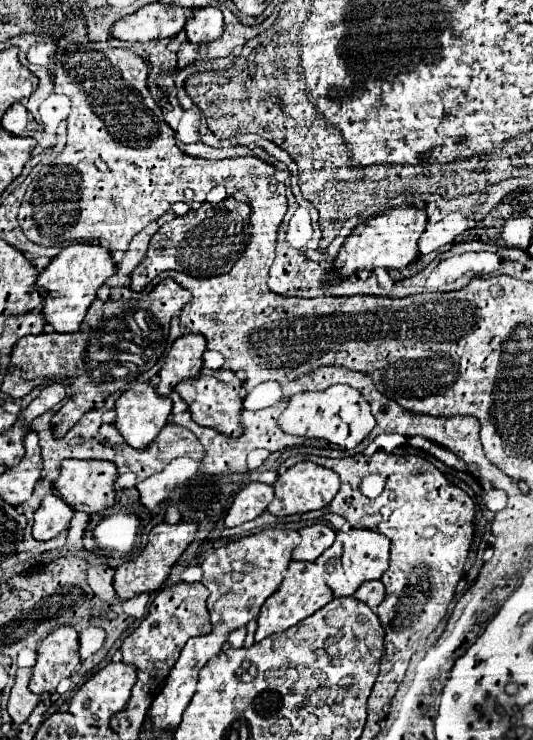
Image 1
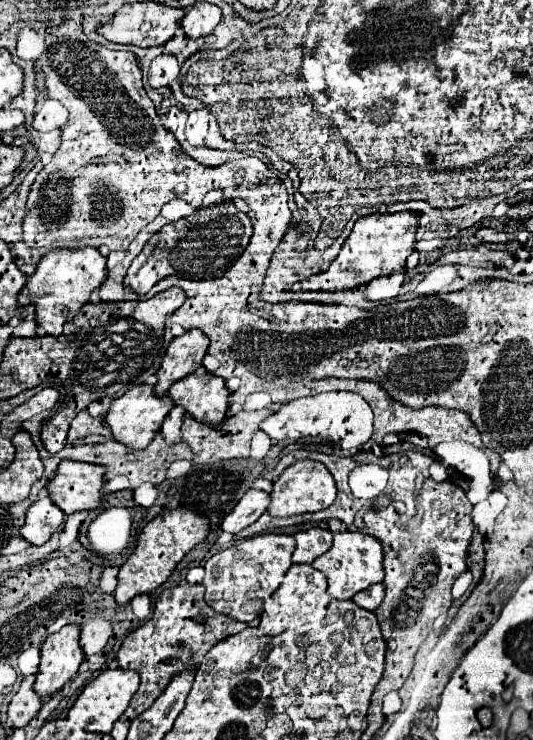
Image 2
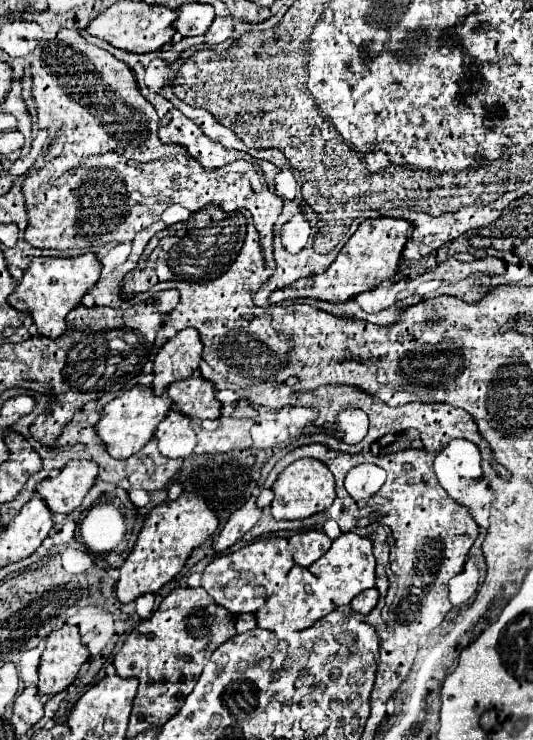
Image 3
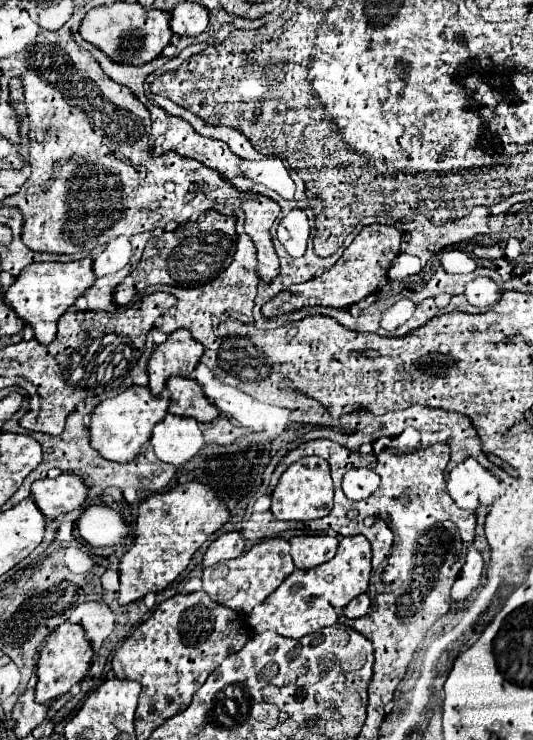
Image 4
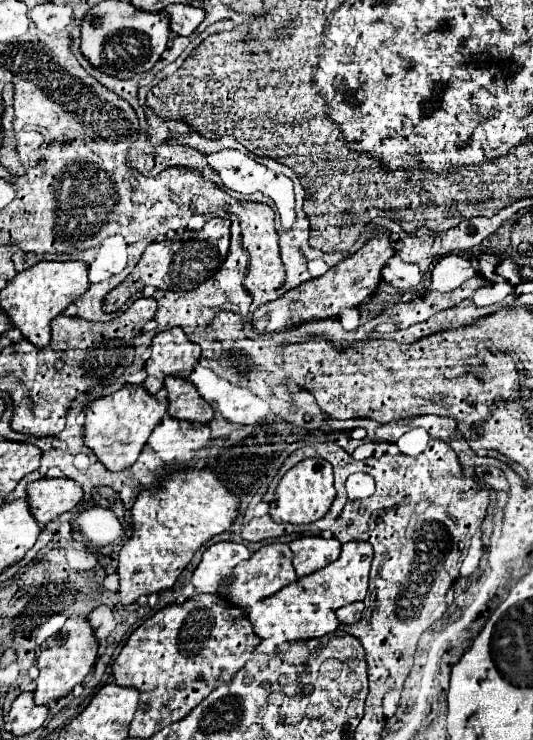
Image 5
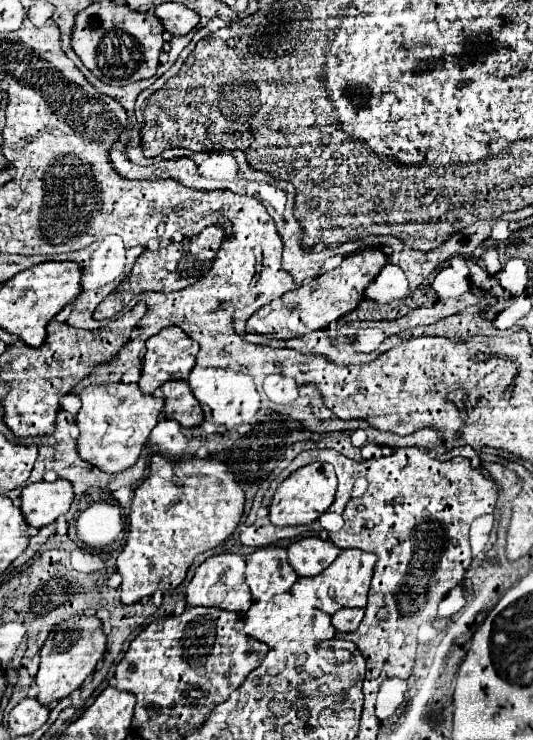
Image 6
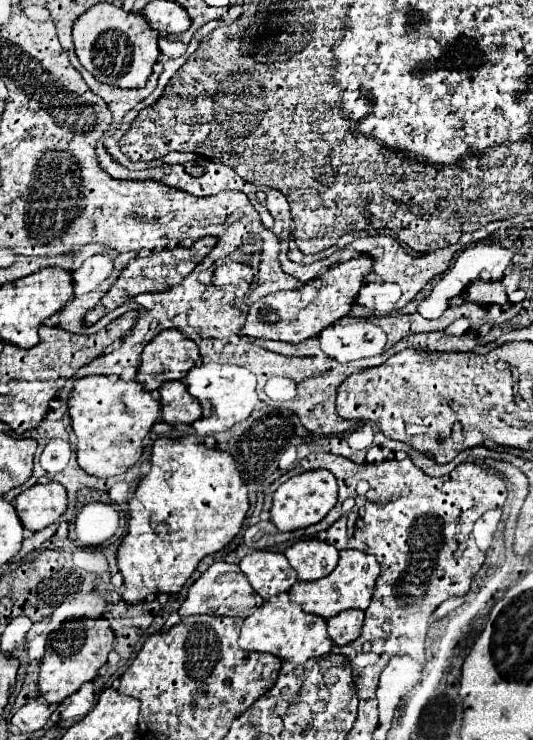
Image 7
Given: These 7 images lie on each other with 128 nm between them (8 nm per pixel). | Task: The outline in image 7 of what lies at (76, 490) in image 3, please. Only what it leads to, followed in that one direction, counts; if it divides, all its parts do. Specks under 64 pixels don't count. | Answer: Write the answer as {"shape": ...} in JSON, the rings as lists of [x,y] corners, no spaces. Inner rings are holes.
{"shape":[[[50,482],[44,486],[36,484],[14,500],[14,508],[24,528],[32,532],[38,532],[54,524],[66,512],[66,506],[66,488],[58,482]]]}

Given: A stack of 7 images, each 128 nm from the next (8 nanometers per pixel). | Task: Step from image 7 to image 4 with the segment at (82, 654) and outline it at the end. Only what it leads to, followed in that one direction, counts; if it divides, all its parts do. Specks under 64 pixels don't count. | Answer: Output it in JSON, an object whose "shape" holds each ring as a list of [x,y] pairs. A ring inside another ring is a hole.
{"shape":[[[64,622],[60,624],[52,634],[48,644],[42,648],[40,658],[38,658],[38,684],[36,684],[36,702],[48,704],[50,700],[66,694],[76,682],[80,682],[90,668],[90,660],[92,660],[92,646],[88,644],[86,636],[84,636],[84,628],[80,628],[80,624],[70,624]]]}

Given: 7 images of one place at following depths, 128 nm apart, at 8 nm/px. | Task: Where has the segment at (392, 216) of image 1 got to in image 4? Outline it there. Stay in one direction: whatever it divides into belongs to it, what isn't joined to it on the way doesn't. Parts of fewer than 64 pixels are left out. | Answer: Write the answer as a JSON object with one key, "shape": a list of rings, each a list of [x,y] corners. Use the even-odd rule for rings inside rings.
{"shape":[[[384,224],[364,226],[330,270],[326,270],[320,278],[294,284],[288,290],[276,294],[272,300],[268,300],[262,306],[262,314],[270,318],[270,316],[298,310],[302,306],[320,304],[320,306],[332,306],[332,308],[348,308],[360,302],[368,294],[378,292],[384,286],[384,282],[388,282],[388,270],[392,260],[400,254],[400,244],[402,244],[402,232],[398,228],[384,226]]]}

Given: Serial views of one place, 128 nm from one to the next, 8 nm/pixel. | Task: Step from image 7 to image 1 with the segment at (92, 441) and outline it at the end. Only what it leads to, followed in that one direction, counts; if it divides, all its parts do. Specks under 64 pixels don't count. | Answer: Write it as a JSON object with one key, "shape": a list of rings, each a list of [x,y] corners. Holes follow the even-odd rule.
{"shape":[[[148,382],[144,384],[134,384],[130,390],[126,390],[118,402],[116,402],[116,412],[118,418],[114,422],[114,426],[120,430],[120,434],[126,438],[126,442],[132,448],[144,448],[148,446],[158,434],[160,430],[166,426],[168,416],[172,414],[172,400],[164,398],[156,392],[156,388]]]}

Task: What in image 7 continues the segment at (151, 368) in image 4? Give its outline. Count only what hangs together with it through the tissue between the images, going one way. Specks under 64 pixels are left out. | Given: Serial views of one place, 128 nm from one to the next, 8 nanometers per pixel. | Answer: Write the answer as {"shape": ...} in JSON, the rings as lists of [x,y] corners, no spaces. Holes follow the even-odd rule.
{"shape":[[[176,328],[162,330],[146,344],[136,382],[152,392],[168,380],[182,380],[198,358],[198,346],[190,338]]]}

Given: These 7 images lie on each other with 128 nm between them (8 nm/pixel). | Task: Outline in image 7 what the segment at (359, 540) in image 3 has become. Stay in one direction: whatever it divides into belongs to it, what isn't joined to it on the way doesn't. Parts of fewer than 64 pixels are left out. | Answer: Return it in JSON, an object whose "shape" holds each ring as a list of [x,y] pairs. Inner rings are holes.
{"shape":[[[340,550],[340,560],[332,574],[314,582],[296,582],[292,586],[292,596],[296,604],[302,606],[304,612],[316,612],[318,616],[324,616],[328,620],[342,610],[350,610],[350,608],[366,610],[370,606],[370,598],[378,574],[380,574],[380,564],[374,556],[364,554],[360,550]]]}

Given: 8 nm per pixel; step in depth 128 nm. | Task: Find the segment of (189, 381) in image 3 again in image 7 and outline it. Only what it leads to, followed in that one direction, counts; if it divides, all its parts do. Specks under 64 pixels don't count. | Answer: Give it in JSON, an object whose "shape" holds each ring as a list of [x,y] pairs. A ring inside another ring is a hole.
{"shape":[[[164,382],[160,388],[160,404],[162,404],[162,420],[178,426],[190,426],[198,418],[202,418],[200,402],[188,392],[182,382]]]}

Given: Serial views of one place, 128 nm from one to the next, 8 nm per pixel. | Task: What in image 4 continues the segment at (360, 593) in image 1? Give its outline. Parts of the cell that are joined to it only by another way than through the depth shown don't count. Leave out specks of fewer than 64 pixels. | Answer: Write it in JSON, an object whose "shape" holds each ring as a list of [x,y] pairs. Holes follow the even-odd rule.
{"shape":[[[360,594],[360,596],[356,596],[356,600],[352,600],[352,602],[344,608],[344,614],[346,614],[348,618],[360,618],[360,616],[364,616],[364,614],[368,612],[368,608],[370,608],[370,598],[368,598],[368,594]]]}

